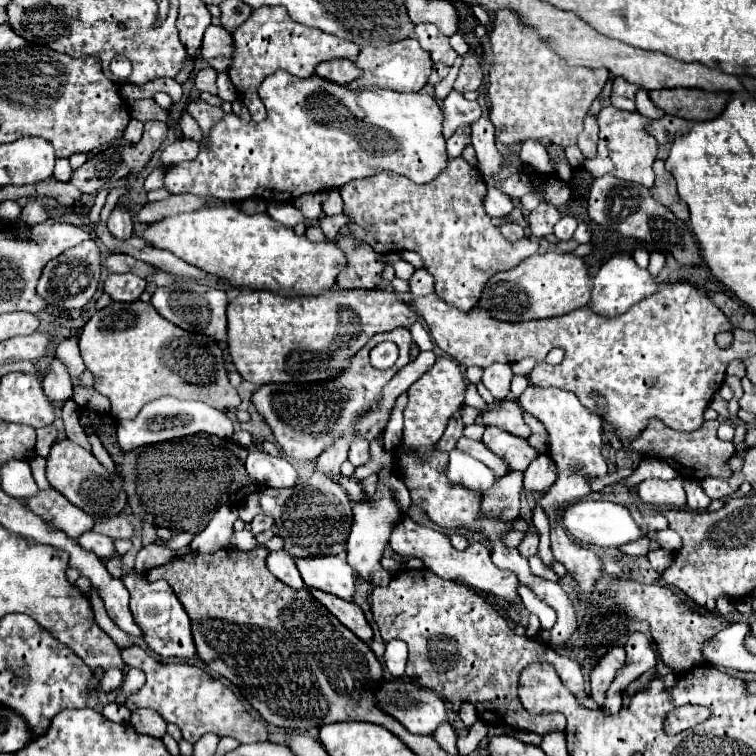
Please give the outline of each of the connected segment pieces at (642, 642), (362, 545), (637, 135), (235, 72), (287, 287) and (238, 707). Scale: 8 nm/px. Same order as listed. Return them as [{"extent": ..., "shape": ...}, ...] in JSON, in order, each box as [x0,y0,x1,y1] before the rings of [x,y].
[{"extent":[612,633,656,693],"shape":[[[642,633],[630,635],[624,649],[626,649],[626,665],[616,673],[612,683],[612,693],[624,691],[632,681],[636,681],[642,673],[652,669],[656,663],[656,653],[650,641]]]},{"extent":[346,483,402,587],"shape":[[[378,483],[378,491],[374,493],[374,503],[372,505],[370,503],[354,505],[352,531],[350,531],[350,537],[348,537],[348,543],[346,543],[346,553],[348,553],[346,563],[352,567],[352,571],[356,575],[360,575],[364,581],[368,581],[372,585],[386,587],[392,579],[392,573],[380,565],[380,559],[382,559],[384,547],[388,545],[388,537],[390,537],[392,529],[396,527],[396,521],[400,521],[400,517],[402,517],[400,507],[396,505],[390,491],[382,483]]]},{"extent":[584,105,658,187],"shape":[[[614,105],[604,107],[598,113],[598,125],[600,125],[600,141],[598,141],[598,153],[594,159],[586,161],[584,167],[592,177],[600,177],[606,173],[612,173],[618,179],[624,181],[634,181],[644,187],[654,185],[654,171],[652,163],[656,159],[658,143],[652,135],[646,133],[646,125],[650,125],[652,119],[640,115],[640,113],[630,113],[616,109]]]},{"extent":[228,7,360,121],"shape":[[[260,7],[254,9],[248,21],[244,21],[234,33],[234,57],[232,67],[228,69],[228,75],[238,91],[238,99],[248,107],[252,121],[264,121],[266,109],[264,103],[258,97],[258,85],[276,71],[288,71],[294,77],[306,79],[314,75],[314,69],[318,63],[332,61],[332,59],[350,59],[354,61],[358,57],[360,47],[352,45],[350,41],[324,35],[320,29],[308,29],[306,25],[300,25],[292,21],[286,13],[286,9],[280,7]]]},{"extent":[144,205,348,297],"shape":[[[214,205],[202,207],[192,213],[180,213],[160,223],[148,225],[144,231],[144,239],[164,251],[174,253],[178,259],[204,269],[206,273],[224,279],[230,287],[236,289],[252,289],[252,291],[282,291],[284,297],[316,297],[326,293],[334,283],[340,271],[346,267],[348,259],[344,251],[336,245],[336,241],[320,241],[312,243],[302,235],[296,235],[294,229],[278,225],[278,221],[270,219],[268,215],[246,215],[240,211],[238,205]]]},{"extent":[122,647,268,743],"shape":[[[142,647],[122,649],[122,659],[124,659],[124,663],[128,667],[138,667],[138,669],[142,669],[146,673],[146,685],[136,695],[130,695],[128,701],[126,701],[126,707],[130,711],[136,711],[140,707],[148,707],[148,709],[158,711],[164,717],[164,721],[178,725],[182,735],[184,735],[184,739],[190,741],[190,743],[196,743],[206,733],[214,733],[218,737],[234,737],[240,743],[254,743],[268,739],[266,723],[252,719],[252,715],[242,707],[240,699],[226,685],[222,685],[220,681],[212,679],[206,671],[202,671],[202,669],[198,669],[194,665],[188,665],[188,663],[166,663],[164,665],[164,663],[156,661],[152,655],[148,655]]]}]

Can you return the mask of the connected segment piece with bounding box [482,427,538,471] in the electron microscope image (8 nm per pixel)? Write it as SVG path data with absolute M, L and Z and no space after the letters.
M486 427L482 441L496 455L504 457L504 461L508 461L516 471L526 471L528 465L538 457L538 451L526 439L506 433L500 427Z

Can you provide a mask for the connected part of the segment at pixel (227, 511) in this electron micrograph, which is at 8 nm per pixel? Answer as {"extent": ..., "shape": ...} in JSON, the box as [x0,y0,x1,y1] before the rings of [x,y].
{"extent":[190,503,238,553],"shape":[[[230,503],[220,505],[208,527],[198,533],[190,543],[190,549],[196,553],[214,553],[217,549],[226,549],[230,545],[232,525],[238,519],[238,509]]]}

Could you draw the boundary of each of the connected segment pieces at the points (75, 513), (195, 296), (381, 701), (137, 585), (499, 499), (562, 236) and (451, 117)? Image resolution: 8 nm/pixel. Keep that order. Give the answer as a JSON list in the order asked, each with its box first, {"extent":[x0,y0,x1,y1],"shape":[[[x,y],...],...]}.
[{"extent":[24,487,94,539],"shape":[[[52,487],[38,491],[34,497],[24,499],[24,505],[42,521],[46,521],[50,529],[60,529],[72,539],[94,527],[94,519],[90,519],[82,509],[72,505]]]},{"extent":[152,287,228,343],"shape":[[[158,287],[156,293],[152,295],[154,309],[166,317],[170,323],[178,325],[184,331],[192,331],[192,333],[202,333],[212,337],[216,343],[224,343],[226,341],[226,305],[228,305],[228,297],[224,291],[220,289],[210,289],[206,293],[192,293],[192,291],[174,291],[170,293],[166,287]]]},{"extent":[376,681,450,735],"shape":[[[404,681],[382,683],[382,687],[376,691],[376,705],[382,711],[386,711],[390,717],[400,721],[410,733],[418,733],[418,735],[432,735],[440,723],[450,721],[448,705],[432,689],[424,689],[414,683],[404,683]]]},{"extent":[122,571,196,659],"shape":[[[128,571],[122,577],[122,583],[130,591],[130,609],[132,609],[134,621],[144,631],[146,645],[162,657],[182,657],[182,659],[196,657],[196,647],[194,647],[194,639],[190,633],[188,613],[180,605],[180,601],[174,597],[172,587],[166,581],[150,583],[144,575],[140,575],[136,571]]]},{"extent":[482,473,522,521],"shape":[[[510,473],[508,477],[502,477],[494,485],[492,493],[482,499],[482,513],[492,514],[498,518],[502,515],[502,519],[506,521],[516,519],[520,511],[520,499],[518,499],[520,489],[522,489],[522,473]]]},{"extent":[554,215,576,241],"shape":[[[566,215],[566,217],[562,217],[558,223],[556,223],[556,227],[554,227],[554,235],[560,239],[560,241],[568,241],[568,239],[572,239],[572,235],[574,235],[574,231],[576,231],[576,219],[574,217],[570,217],[570,215]]]},{"extent":[444,91,482,139],"shape":[[[450,91],[444,99],[444,137],[450,139],[452,133],[462,123],[474,123],[482,115],[482,107],[476,101],[468,101],[458,91]]]}]

